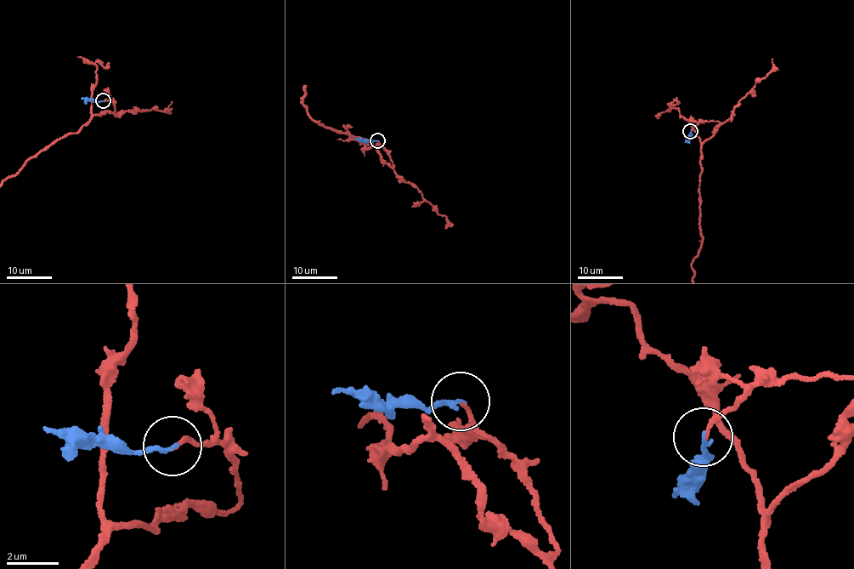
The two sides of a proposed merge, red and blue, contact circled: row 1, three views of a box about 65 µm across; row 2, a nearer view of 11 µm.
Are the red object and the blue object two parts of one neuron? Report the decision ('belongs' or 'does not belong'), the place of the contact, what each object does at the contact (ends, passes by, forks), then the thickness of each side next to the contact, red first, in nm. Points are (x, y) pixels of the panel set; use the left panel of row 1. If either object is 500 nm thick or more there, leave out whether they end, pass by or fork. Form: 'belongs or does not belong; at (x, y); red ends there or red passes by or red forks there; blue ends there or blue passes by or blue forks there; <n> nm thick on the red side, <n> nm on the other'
belongs; at (103, 100); red ends there; blue ends there; 150 nm thick on the red side, 160 nm on the other

